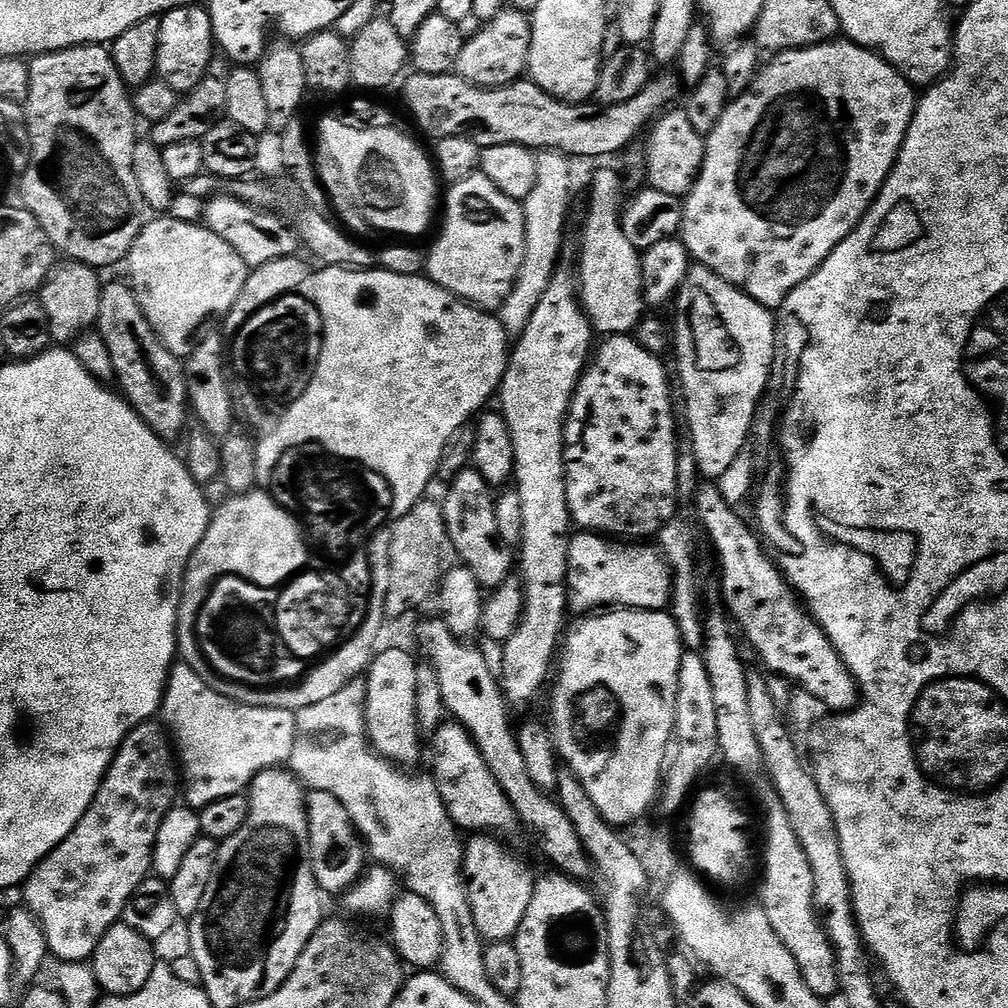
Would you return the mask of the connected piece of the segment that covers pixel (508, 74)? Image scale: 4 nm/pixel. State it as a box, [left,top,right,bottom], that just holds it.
[455,6,532,88]

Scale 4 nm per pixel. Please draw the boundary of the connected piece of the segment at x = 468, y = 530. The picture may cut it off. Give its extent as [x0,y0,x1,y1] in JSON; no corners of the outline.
[442,468,514,590]

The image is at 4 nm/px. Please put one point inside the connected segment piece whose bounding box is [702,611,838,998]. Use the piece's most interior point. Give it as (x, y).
(786, 896)

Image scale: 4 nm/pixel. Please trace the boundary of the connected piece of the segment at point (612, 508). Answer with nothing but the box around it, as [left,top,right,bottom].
[564,335,678,538]

